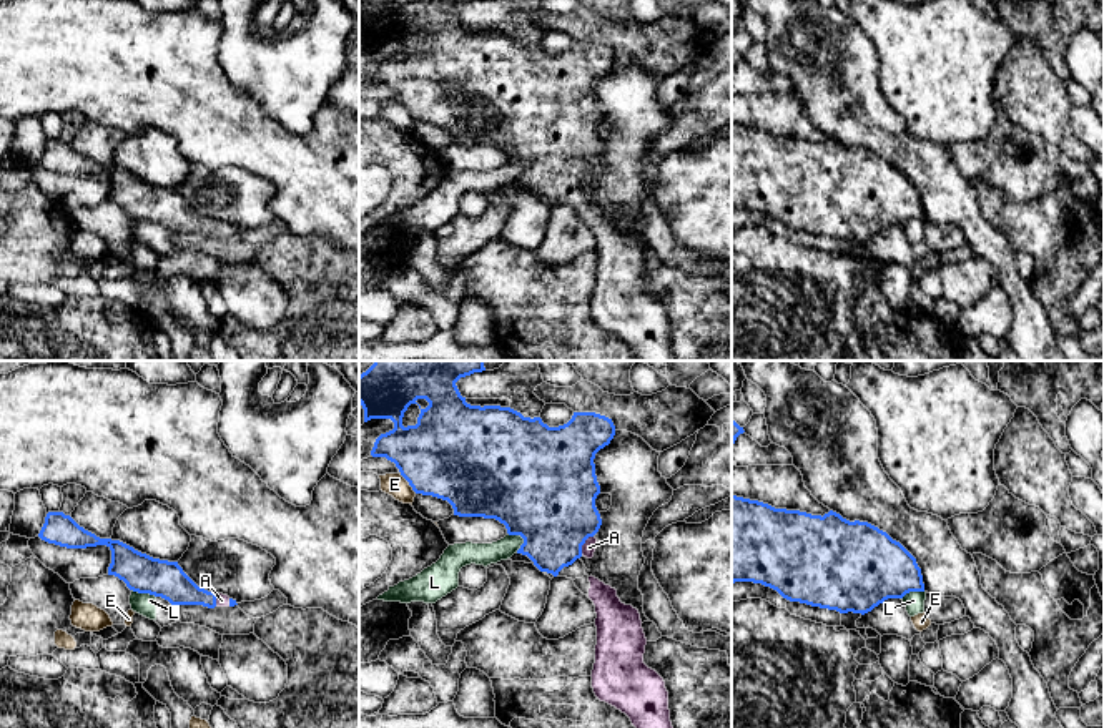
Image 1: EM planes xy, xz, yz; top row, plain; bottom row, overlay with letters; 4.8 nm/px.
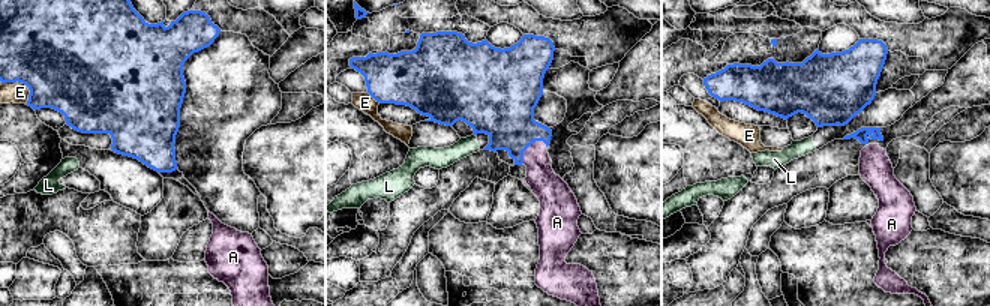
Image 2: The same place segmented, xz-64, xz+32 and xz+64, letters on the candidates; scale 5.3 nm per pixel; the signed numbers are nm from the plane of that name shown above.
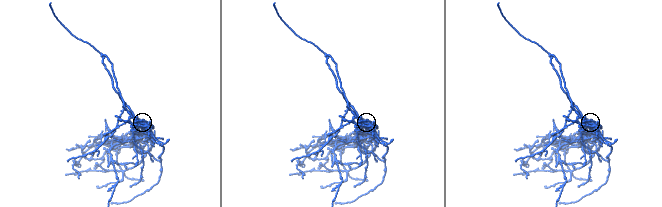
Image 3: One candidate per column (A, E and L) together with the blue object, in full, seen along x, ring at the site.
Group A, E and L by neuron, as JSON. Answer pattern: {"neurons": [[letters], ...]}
{"neurons": [["A"], ["E"], ["L"]]}

